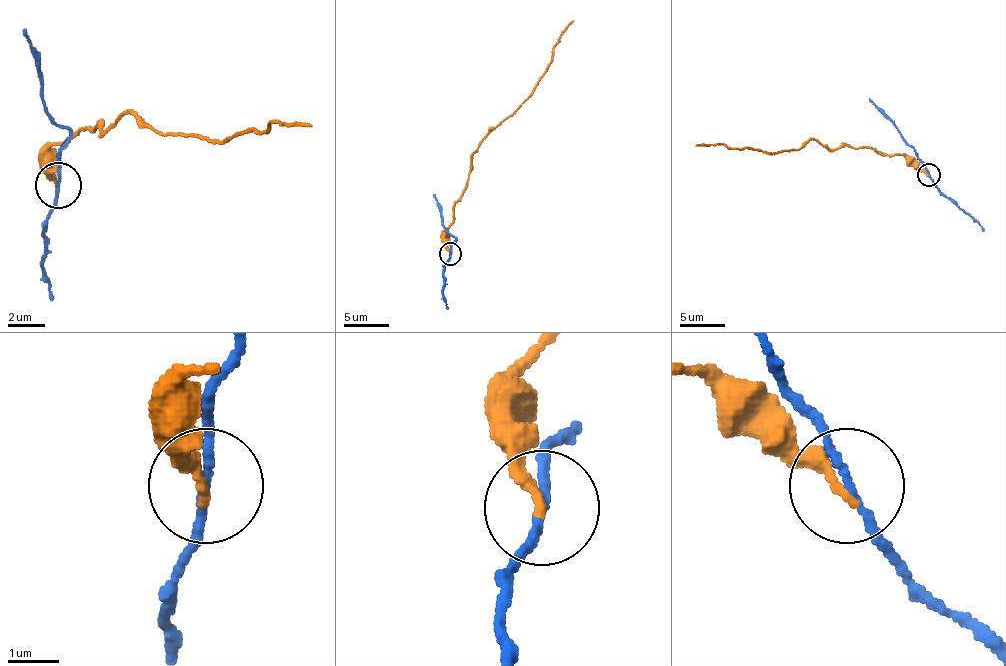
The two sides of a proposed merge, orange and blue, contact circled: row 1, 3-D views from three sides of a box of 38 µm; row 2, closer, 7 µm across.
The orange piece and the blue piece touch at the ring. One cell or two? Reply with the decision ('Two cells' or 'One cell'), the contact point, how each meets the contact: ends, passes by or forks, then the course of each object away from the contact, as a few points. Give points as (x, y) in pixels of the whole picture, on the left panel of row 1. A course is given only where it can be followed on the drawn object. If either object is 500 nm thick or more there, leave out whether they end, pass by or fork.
Two cells. Place: (58, 185). At the ring orange ends. At the ring blue passes by. Course of orange: (57, 186), (48, 150), (103, 131), (126, 113), (158, 131), (218, 140), (264, 131), (273, 122), (310, 126). Course of blue: (57, 186), (57, 154), (71, 131), (43, 108), (38, 53), (25, 30)

